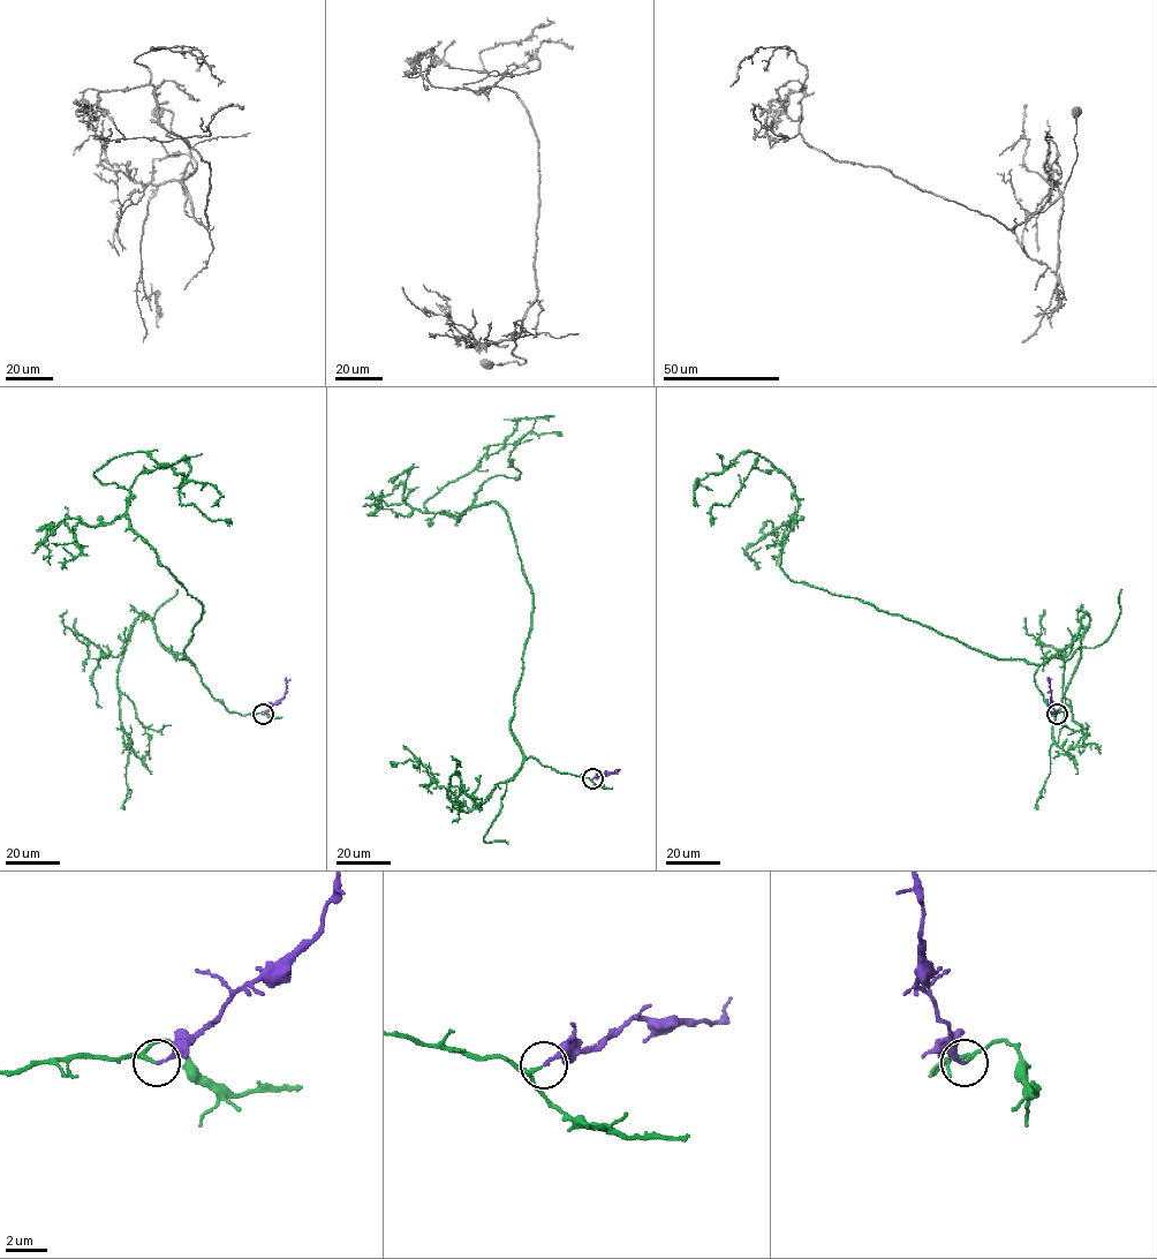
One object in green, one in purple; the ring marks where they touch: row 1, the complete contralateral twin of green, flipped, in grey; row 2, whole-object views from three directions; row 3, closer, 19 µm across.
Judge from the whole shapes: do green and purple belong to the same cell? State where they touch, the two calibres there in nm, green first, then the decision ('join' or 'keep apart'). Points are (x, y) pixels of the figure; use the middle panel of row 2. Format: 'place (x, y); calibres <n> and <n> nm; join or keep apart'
place (592, 778); calibres 120 and 160 nm; join

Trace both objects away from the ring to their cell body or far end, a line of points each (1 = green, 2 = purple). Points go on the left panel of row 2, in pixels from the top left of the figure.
1: (263, 714), (180, 658), (203, 605), (93, 474), (145, 452), (212, 506)
2: (263, 714), (284, 696), (286, 681), (290, 679)

